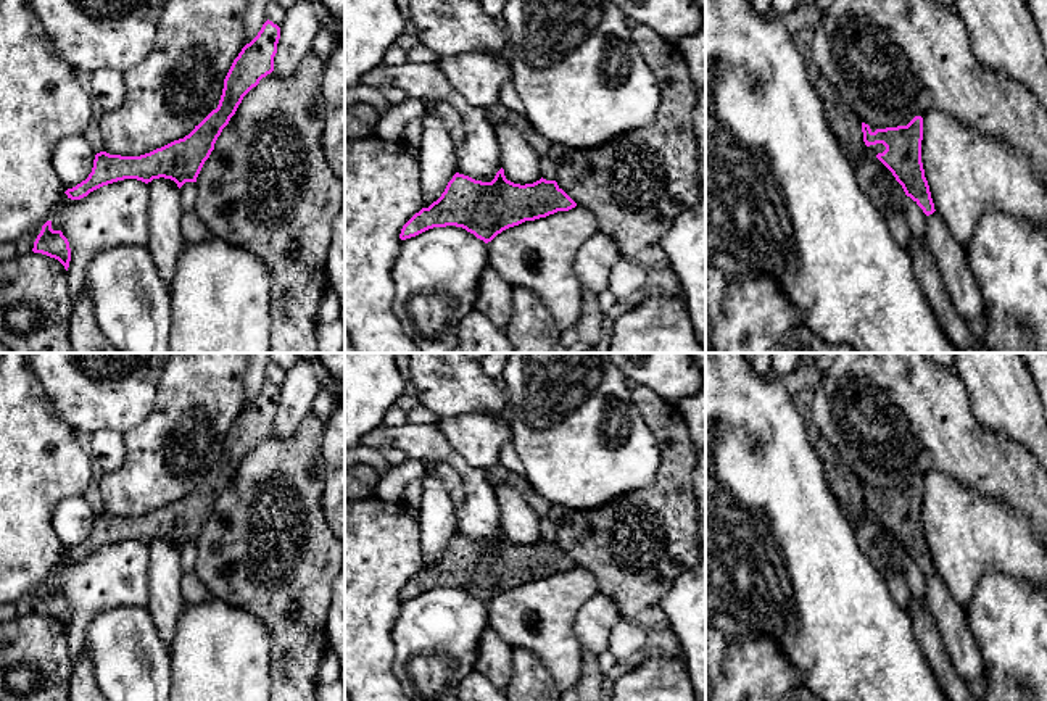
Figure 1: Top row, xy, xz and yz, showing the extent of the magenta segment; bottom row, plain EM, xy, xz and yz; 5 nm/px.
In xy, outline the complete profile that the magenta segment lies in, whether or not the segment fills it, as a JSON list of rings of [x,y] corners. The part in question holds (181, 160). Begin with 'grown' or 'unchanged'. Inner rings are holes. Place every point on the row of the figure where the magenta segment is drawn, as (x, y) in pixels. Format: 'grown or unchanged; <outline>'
unchanged; [[[267,19],[258,35],[234,60],[224,79],[217,108],[188,135],[140,156],[97,153],[92,172],[85,180],[64,192],[68,198],[81,200],[103,185],[124,179],[148,184],[164,177],[174,180],[179,189],[185,182],[197,182],[217,137],[235,114],[243,97],[274,71],[279,39],[280,27]]]

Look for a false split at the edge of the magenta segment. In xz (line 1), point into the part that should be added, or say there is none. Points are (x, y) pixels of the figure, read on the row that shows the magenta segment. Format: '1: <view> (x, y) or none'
1: none

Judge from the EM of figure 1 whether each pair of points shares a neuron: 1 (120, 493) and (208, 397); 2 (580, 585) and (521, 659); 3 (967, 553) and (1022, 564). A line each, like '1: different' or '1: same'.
1: same
2: different
3: same

